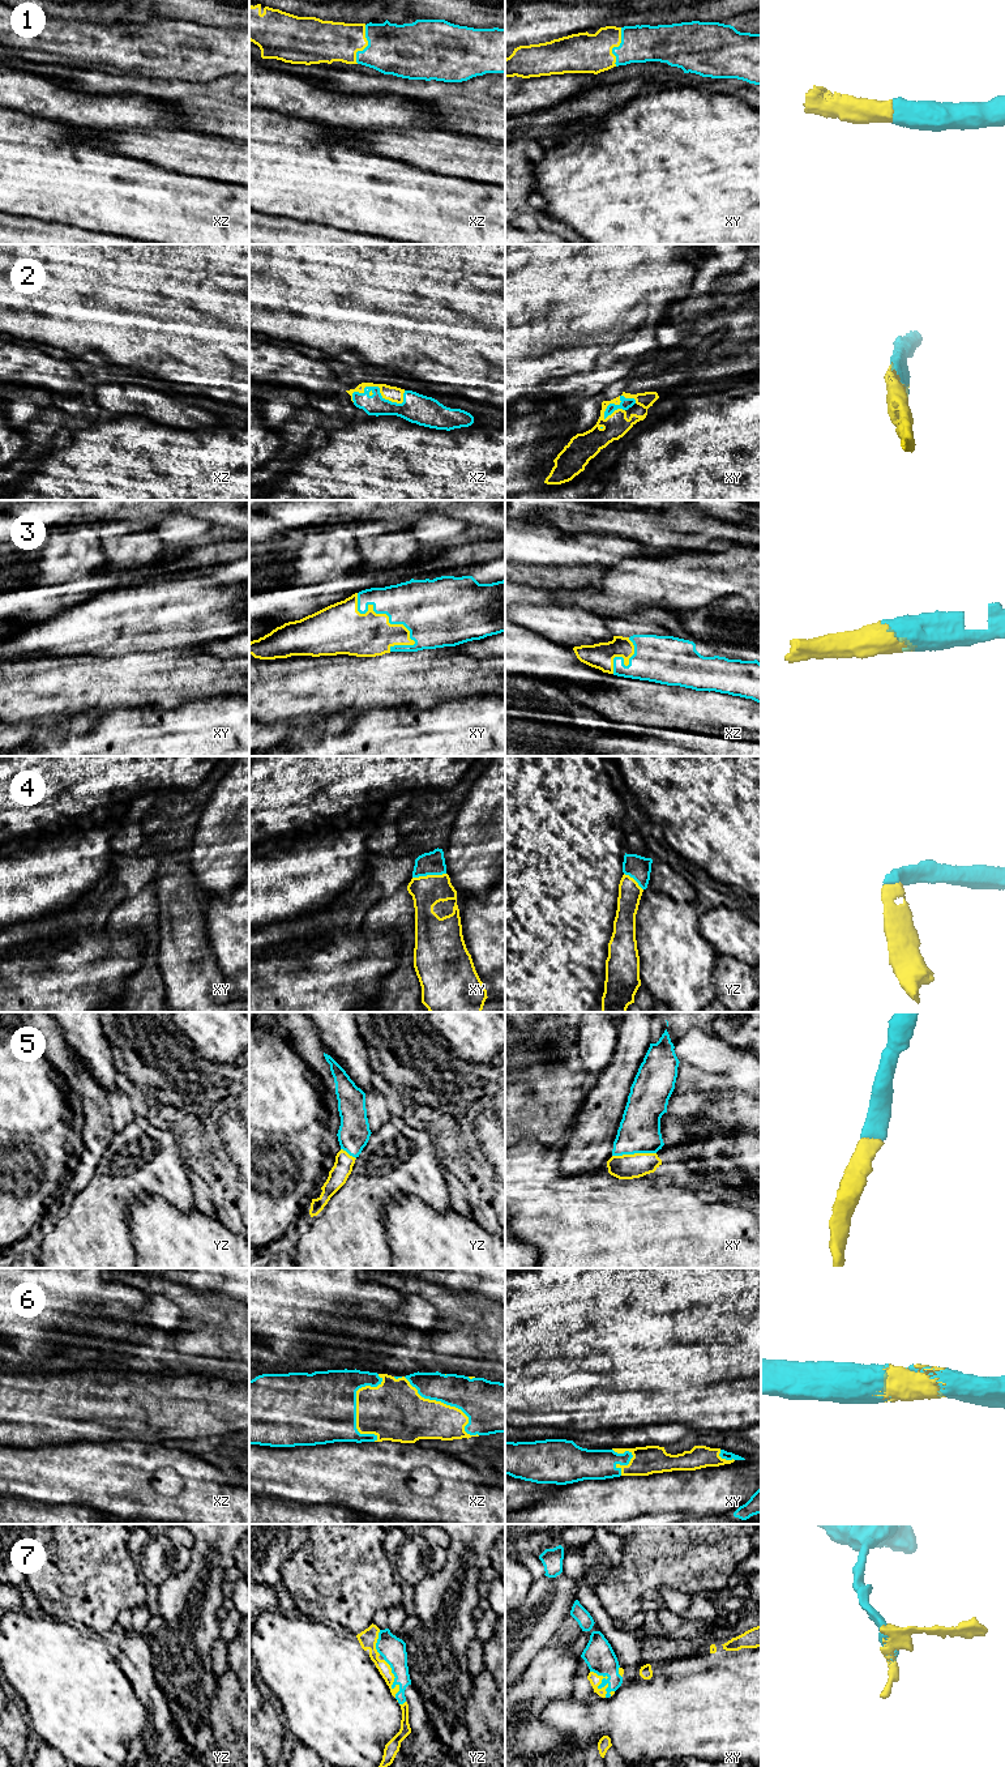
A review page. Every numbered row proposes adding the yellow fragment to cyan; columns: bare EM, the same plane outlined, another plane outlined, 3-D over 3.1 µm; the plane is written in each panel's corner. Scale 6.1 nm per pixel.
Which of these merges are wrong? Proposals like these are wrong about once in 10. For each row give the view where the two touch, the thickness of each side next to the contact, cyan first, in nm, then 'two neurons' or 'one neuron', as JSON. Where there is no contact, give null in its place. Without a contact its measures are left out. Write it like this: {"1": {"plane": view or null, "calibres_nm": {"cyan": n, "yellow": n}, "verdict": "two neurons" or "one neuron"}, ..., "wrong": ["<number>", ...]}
{"1": {"plane": "xz", "calibres_nm": {"cyan": 320, "yellow": 260}, "verdict": "one neuron"}, "2": {"plane": "xz", "calibres_nm": {"cyan": 170, "yellow": 100}, "verdict": "one neuron"}, "3": {"plane": "xy", "calibres_nm": {"cyan": 320, "yellow": 300}, "verdict": "one neuron"}, "4": {"plane": "xy", "calibres_nm": {"cyan": 140, "yellow": 190}, "verdict": "one neuron"}, "5": {"plane": "xy", "calibres_nm": {"cyan": 260, "yellow": 160}, "verdict": "one neuron"}, "6": {"plane": "xz", "calibres_nm": {"cyan": 280, "yellow": 320}, "verdict": "one neuron"}, "7": {"plane": "xy", "calibres_nm": {"cyan": 190, "yellow": 70}, "verdict": "one neuron"}, "wrong": []}

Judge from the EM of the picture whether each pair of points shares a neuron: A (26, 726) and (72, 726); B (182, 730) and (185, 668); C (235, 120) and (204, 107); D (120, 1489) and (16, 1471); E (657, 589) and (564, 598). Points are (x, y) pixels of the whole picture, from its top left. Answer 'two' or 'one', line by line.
A: one
B: two
C: one
D: one
E: one

